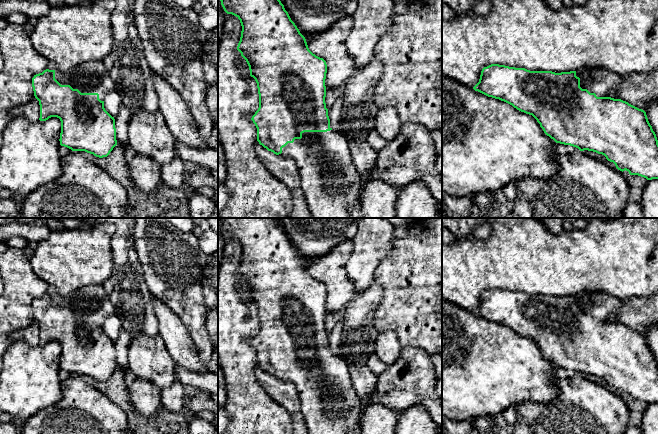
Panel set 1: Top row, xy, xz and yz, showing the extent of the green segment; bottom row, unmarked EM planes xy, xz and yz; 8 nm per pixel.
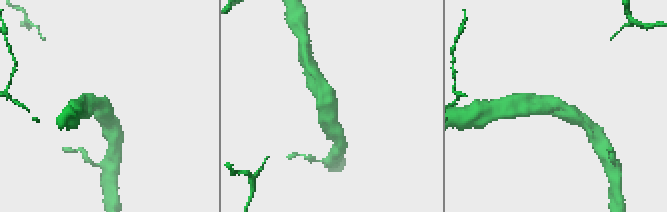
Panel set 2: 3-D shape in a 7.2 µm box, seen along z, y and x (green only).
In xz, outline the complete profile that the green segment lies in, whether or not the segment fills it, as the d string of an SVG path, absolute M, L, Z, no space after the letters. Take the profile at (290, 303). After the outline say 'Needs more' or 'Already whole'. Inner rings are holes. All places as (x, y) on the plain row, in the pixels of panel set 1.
M218 218L227 238L236 240L242 255L237 274L246 284L250 300L257 307L259 332L251 344L257 352L257 365L268 375L292 383L297 390L301 412L309 434L349 434L359 424L360 398L352 385L348 363L330 350L326 332L327 288L313 278L305 261L291 244L276 218Z. Needs more

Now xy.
M88 285L67 296L46 293L34 299L32 311L40 329L39 344L57 341L61 345L61 370L103 382L117 369L115 343L105 334L104 322L118 311L103 285Z. Needs more

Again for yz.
M491 288L481 295L479 306L473 311L488 321L499 323L517 334L532 339L544 357L556 367L570 369L580 375L602 378L620 395L638 399L647 404L658 403L658 364L646 336L621 323L614 323L613 316L623 300L604 292L582 292L577 295L555 297L530 295L499 288Z. Needs more

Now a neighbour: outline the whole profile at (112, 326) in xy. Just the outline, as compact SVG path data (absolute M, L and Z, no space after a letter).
M118 314L111 315L104 322L104 332L112 340L116 341L122 328Z

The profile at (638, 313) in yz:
M658 294L650 297L631 297L623 300L613 316L614 323L621 323L644 334L658 323Z

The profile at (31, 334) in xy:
M34 321L31 325L21 330L15 331L8 336L9 342L24 341L29 345L37 345L40 342L39 325Z

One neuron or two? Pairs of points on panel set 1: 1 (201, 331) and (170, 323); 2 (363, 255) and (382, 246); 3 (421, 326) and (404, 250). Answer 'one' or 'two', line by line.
1: two
2: one
3: one

